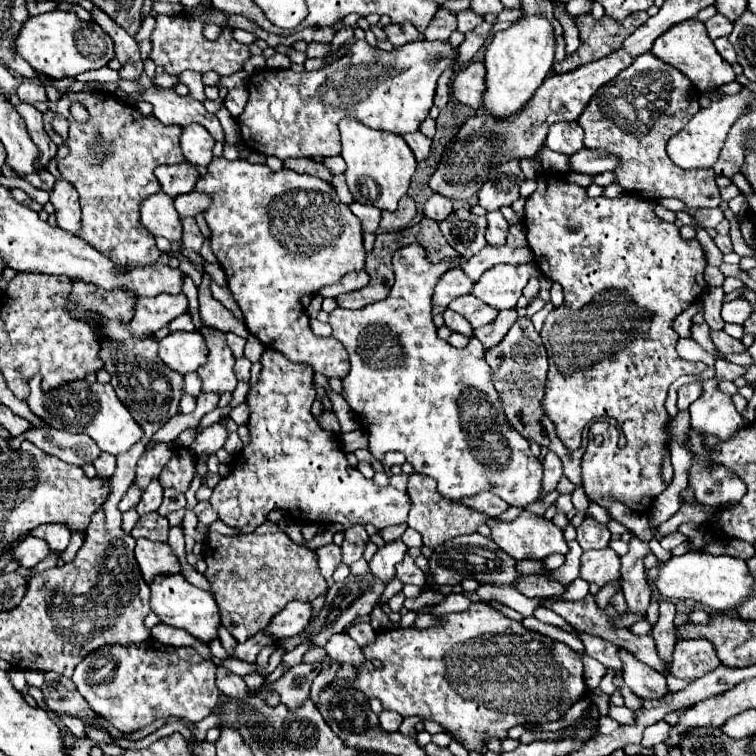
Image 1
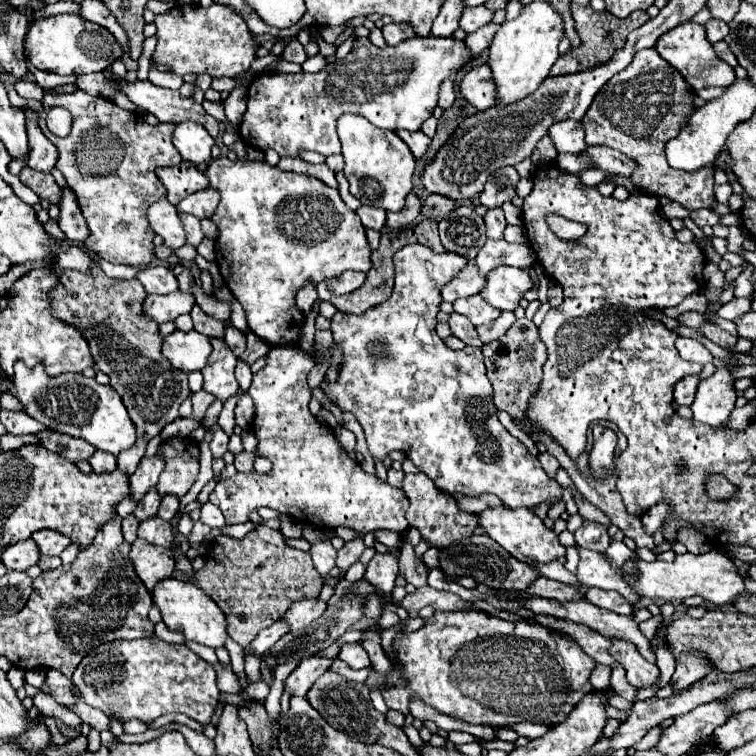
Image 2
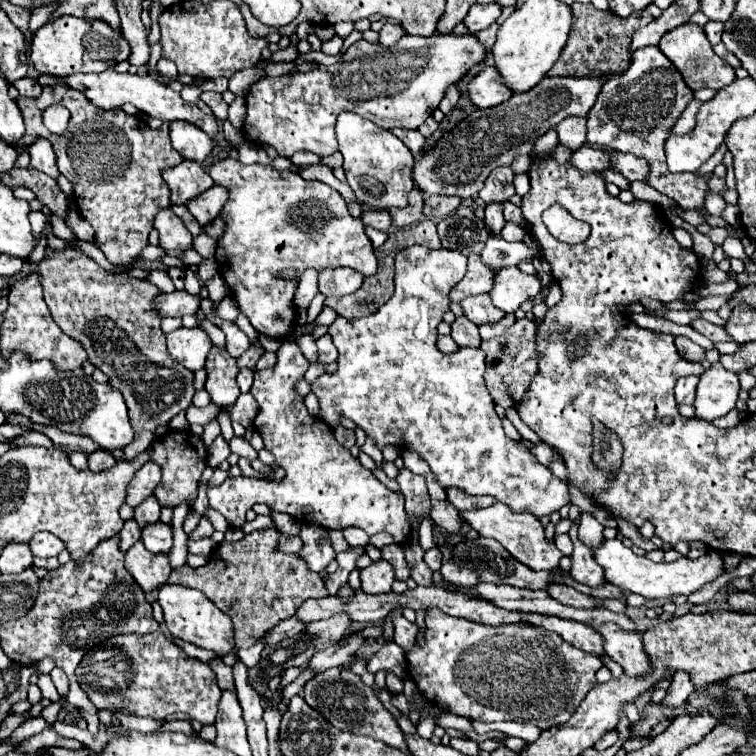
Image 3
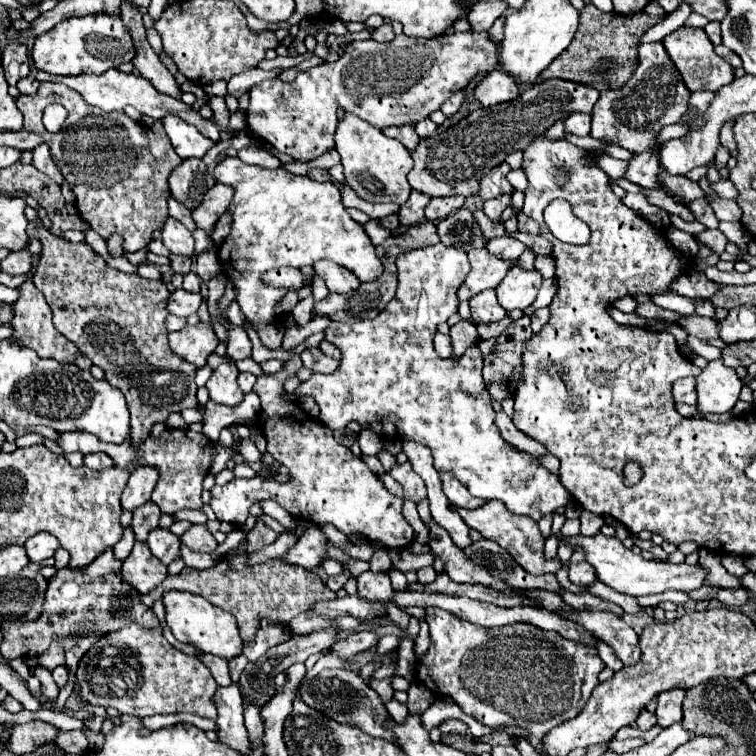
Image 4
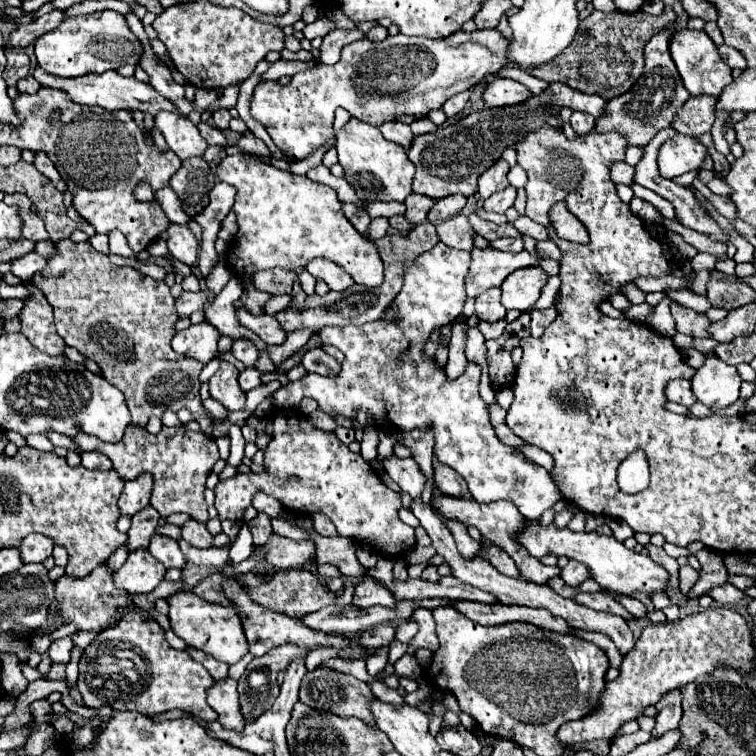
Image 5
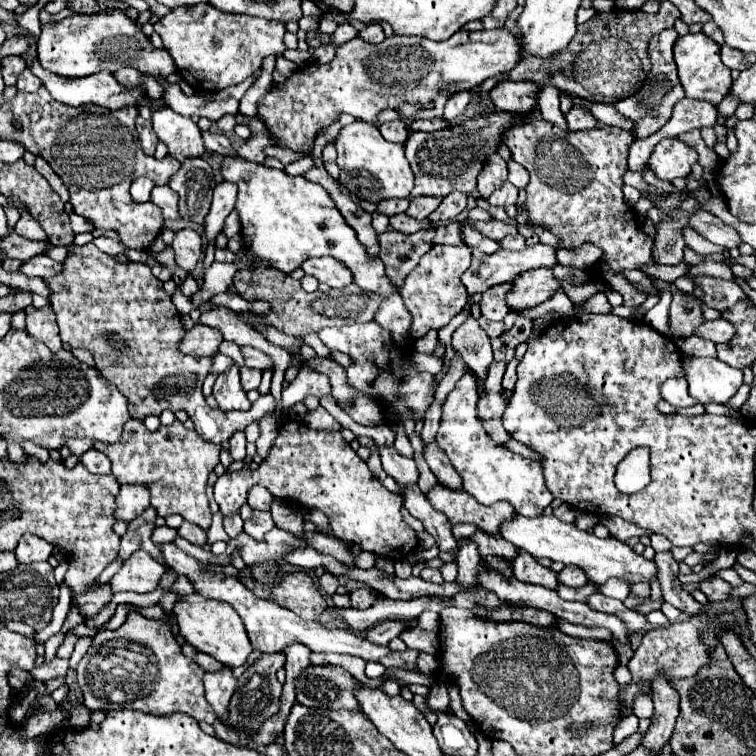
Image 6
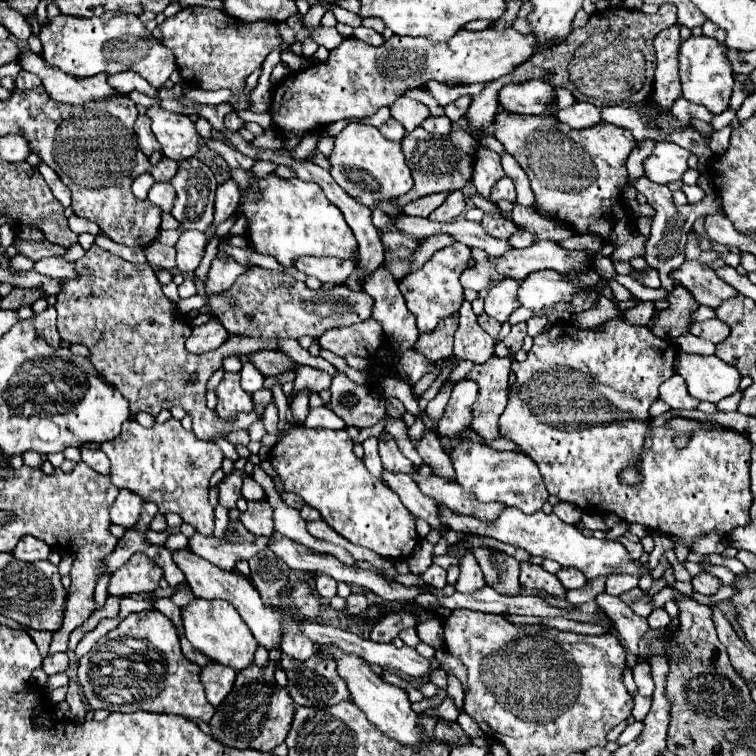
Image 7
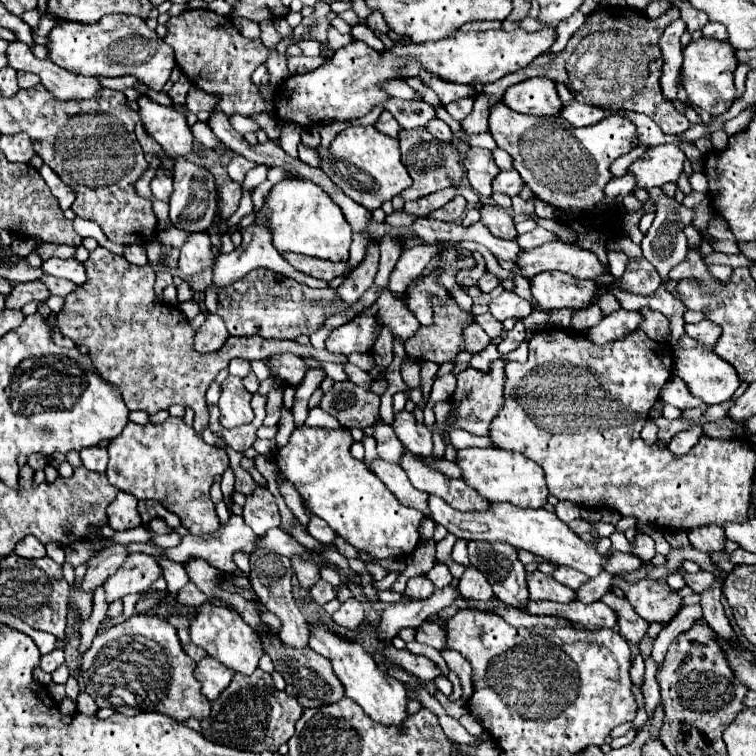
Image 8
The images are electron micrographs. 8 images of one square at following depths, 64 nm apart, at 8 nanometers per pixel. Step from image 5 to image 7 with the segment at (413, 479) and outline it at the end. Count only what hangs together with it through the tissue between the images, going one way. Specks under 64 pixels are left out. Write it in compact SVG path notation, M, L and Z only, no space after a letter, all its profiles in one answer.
M382 434L380 438L380 458L382 458L382 466L388 472L400 472L400 474L414 474L414 464L402 456L402 452L398 450L394 438L390 434Z

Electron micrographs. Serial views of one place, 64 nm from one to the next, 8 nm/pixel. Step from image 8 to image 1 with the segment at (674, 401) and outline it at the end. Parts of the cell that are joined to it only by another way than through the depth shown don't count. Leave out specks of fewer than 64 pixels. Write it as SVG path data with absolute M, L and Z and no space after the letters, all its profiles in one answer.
M692 382L692 384L686 384L678 390L678 410L688 410L688 406L698 400L702 392L702 386L698 382Z

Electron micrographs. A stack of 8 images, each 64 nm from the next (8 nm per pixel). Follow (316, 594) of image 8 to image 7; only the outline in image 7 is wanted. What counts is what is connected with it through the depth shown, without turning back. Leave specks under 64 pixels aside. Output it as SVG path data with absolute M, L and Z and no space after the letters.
M320 574L316 576L316 592L324 598L324 600L330 600L332 596L336 596L336 580L326 576L326 574Z

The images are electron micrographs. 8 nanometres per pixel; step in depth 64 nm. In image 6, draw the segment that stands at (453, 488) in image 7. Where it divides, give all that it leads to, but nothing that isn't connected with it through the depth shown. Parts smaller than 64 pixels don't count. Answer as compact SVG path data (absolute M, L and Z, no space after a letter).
M436 484L426 496L428 496L432 508L438 512L444 512L452 524L468 522L468 524L478 526L478 530L482 530L494 538L502 538L502 536L498 536L498 528L502 526L502 520L510 520L510 516L514 516L512 504L496 502L492 506L484 506L484 504L478 504L478 500L474 500L474 496L470 496L466 492L448 490L440 484Z

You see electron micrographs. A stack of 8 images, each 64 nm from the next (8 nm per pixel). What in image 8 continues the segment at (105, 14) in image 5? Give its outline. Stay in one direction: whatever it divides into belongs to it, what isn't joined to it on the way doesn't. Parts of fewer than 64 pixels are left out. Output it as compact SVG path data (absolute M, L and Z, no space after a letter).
M126 18L126 36L102 30L100 24L56 24L48 34L48 58L60 68L82 76L126 76L132 74L152 90L162 90L176 66L172 48L156 36L140 18Z

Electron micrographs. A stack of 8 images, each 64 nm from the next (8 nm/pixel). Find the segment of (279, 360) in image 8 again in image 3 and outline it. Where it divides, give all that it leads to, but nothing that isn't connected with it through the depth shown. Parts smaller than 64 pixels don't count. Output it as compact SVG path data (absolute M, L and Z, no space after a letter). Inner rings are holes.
M216 274L212 280L206 282L205 285L208 291L208 297L215 305L230 292L228 285L224 282L224 278L222 278L220 274ZM209 315L207 319L212 320L214 324L218 324L222 328L222 332L226 334L226 350L230 352L230 356L238 358L242 352L248 350L250 340L248 340L248 336L242 330L238 330L238 326L234 322L220 320L215 315Z

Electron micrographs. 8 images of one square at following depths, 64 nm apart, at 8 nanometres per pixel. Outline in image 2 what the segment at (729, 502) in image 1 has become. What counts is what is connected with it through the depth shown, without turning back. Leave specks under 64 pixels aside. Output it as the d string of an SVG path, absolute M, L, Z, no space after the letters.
M706 476L706 494L712 498L730 498L734 492L738 492L738 488L734 488L724 476Z

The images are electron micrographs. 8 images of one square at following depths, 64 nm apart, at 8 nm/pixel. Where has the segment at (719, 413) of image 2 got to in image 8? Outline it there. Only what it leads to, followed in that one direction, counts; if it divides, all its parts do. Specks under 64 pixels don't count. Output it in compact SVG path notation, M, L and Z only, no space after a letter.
M676 350L674 372L704 404L724 402L740 386L734 366L710 350Z

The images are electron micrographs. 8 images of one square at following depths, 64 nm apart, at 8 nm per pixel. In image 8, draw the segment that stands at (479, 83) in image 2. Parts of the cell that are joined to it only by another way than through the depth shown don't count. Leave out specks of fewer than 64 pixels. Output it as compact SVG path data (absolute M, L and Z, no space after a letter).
M530 78L510 86L502 102L516 112L538 116L554 116L562 108L554 82L548 78Z

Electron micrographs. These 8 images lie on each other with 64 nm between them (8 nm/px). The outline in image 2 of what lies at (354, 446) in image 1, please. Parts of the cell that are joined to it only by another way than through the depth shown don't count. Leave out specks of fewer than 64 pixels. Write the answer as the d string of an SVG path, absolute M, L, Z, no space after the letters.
M338 426L338 428L336 428L336 438L338 438L338 442L342 444L342 448L344 448L346 452L352 452L352 450L354 450L354 446L356 446L356 436L354 436L350 430Z

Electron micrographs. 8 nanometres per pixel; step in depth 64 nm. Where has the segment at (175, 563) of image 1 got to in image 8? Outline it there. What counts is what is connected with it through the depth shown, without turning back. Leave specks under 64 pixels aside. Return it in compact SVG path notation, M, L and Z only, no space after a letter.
M130 554L128 560L104 582L106 600L114 602L126 594L138 594L148 588L162 576L158 562L148 554Z

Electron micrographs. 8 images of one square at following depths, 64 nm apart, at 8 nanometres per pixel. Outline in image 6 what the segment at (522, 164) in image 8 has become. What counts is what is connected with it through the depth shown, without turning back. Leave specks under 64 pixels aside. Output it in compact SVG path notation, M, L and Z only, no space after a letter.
M532 118L526 122L518 122L510 132L506 132L506 146L512 152L512 158L522 164L530 172L530 182L526 186L526 212L532 222L546 226L568 250L580 248L584 242L592 242L594 246L602 248L602 258L596 262L596 266L590 266L586 270L588 276L596 280L604 280L602 276L602 264L606 264L614 274L622 274L624 270L640 270L646 264L656 264L652 248L654 240L642 232L640 222L636 214L630 210L630 206L622 200L622 182L618 182L618 174L626 172L626 156L628 148L632 144L634 136L632 132L626 132L622 128L614 126L602 126L602 128L592 128L584 132L570 132L570 130L560 130L556 124L546 122L542 118Z

